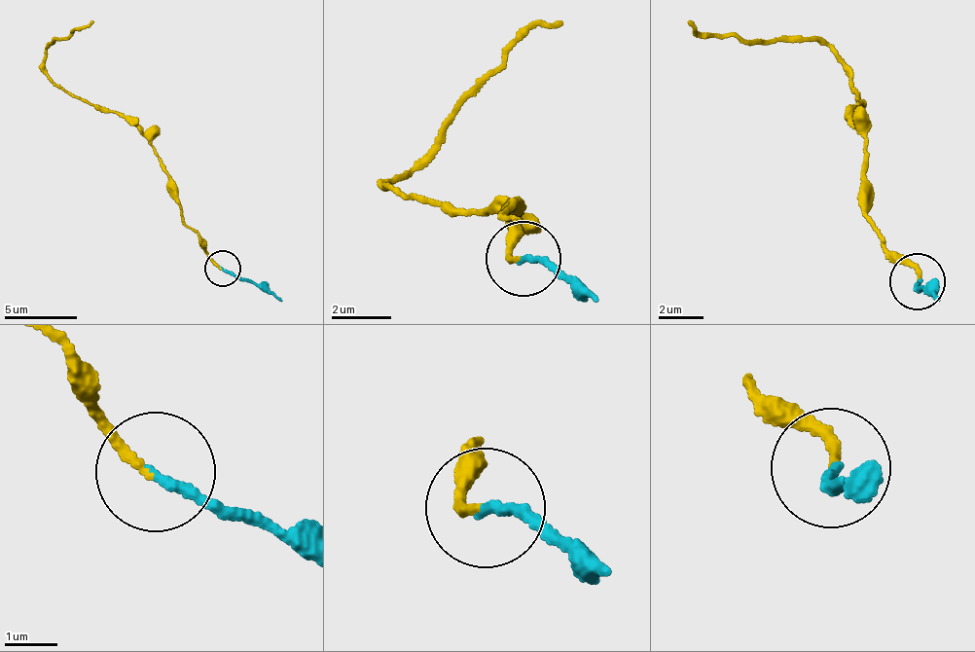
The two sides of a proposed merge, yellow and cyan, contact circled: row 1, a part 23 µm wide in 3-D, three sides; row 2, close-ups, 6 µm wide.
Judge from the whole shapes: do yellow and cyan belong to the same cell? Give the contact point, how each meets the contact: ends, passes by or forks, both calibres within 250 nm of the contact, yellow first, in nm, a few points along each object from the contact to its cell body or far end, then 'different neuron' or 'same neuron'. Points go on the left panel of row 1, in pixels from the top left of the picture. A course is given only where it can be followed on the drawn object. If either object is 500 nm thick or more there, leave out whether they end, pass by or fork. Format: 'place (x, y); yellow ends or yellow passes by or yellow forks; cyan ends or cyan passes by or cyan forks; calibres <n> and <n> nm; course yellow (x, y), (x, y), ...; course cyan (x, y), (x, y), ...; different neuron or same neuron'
place (222, 268); yellow ends; cyan ends; calibres 160 and 180 nm; course yellow (221, 269), (184, 224), (172, 175), (149, 137), (120, 116), (73, 98), (48, 68), (48, 46), (91, 21); course cyan (221, 269), (253, 279), (281, 301); same neuron

